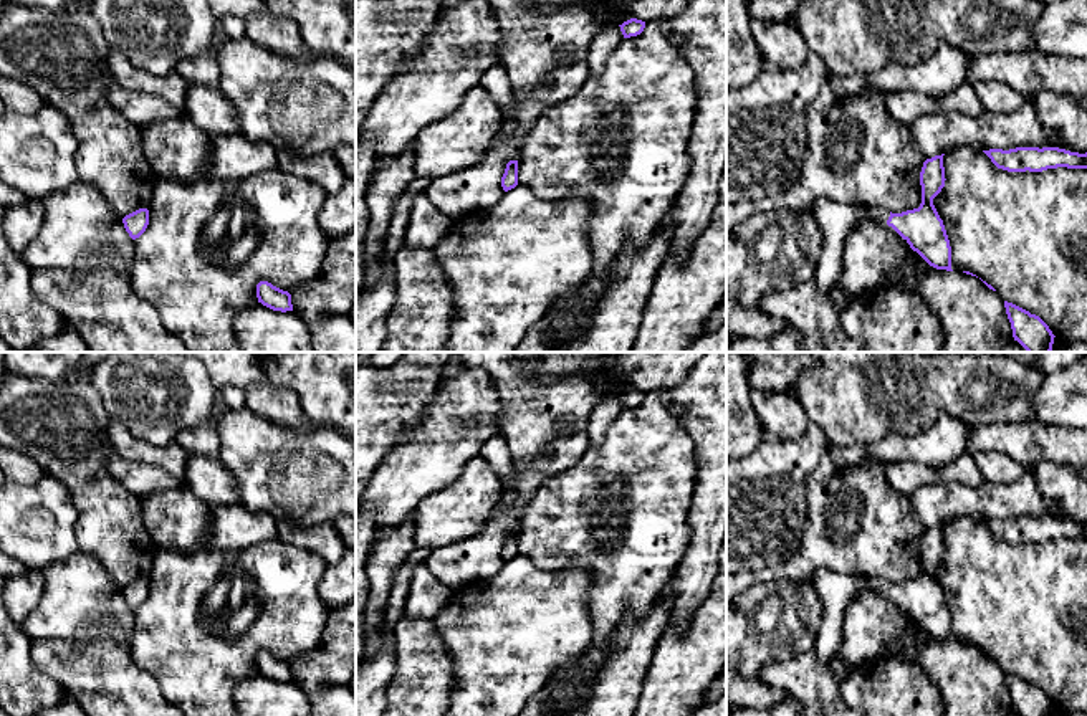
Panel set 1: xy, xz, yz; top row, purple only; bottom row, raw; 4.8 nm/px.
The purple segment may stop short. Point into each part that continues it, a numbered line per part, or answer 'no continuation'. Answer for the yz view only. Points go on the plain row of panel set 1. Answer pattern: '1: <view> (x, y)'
1: yz (836, 591)

